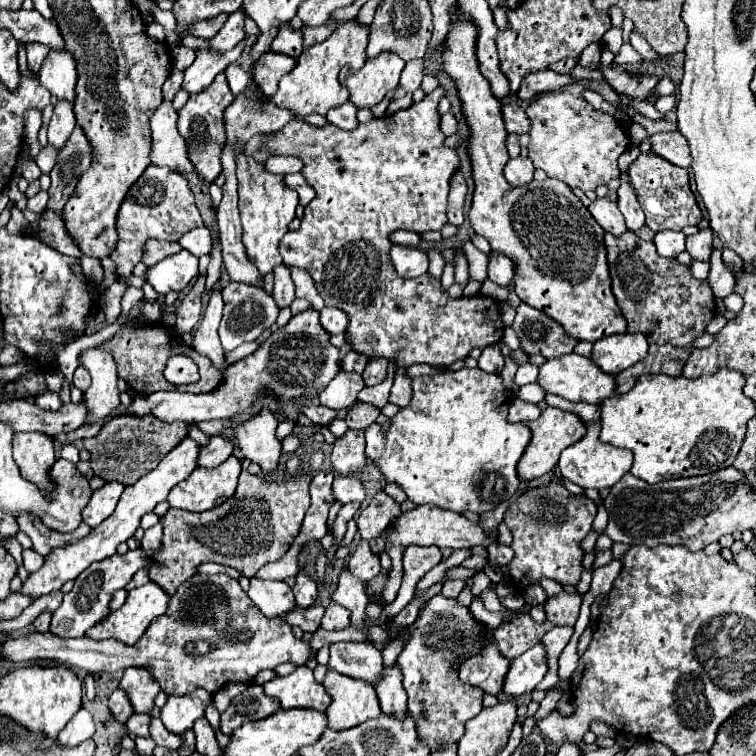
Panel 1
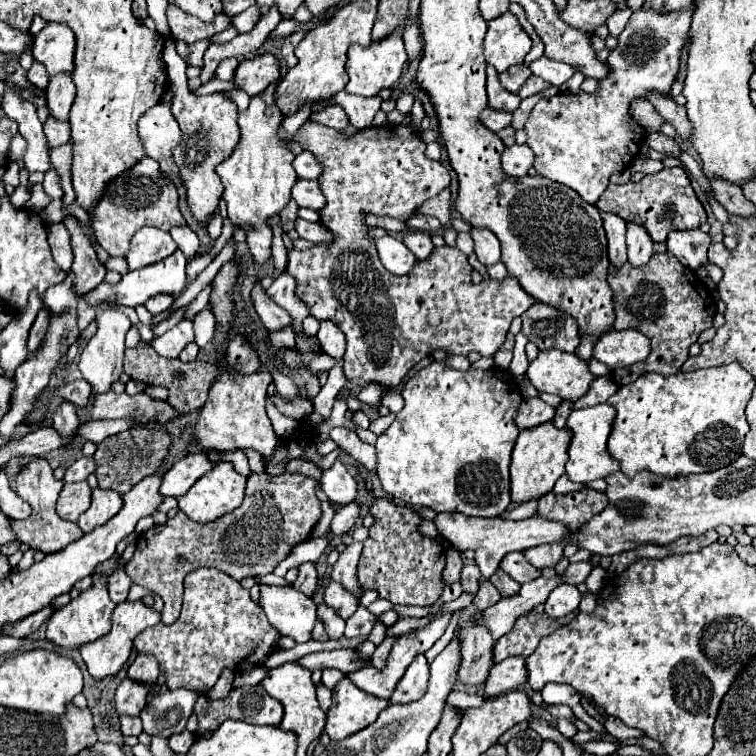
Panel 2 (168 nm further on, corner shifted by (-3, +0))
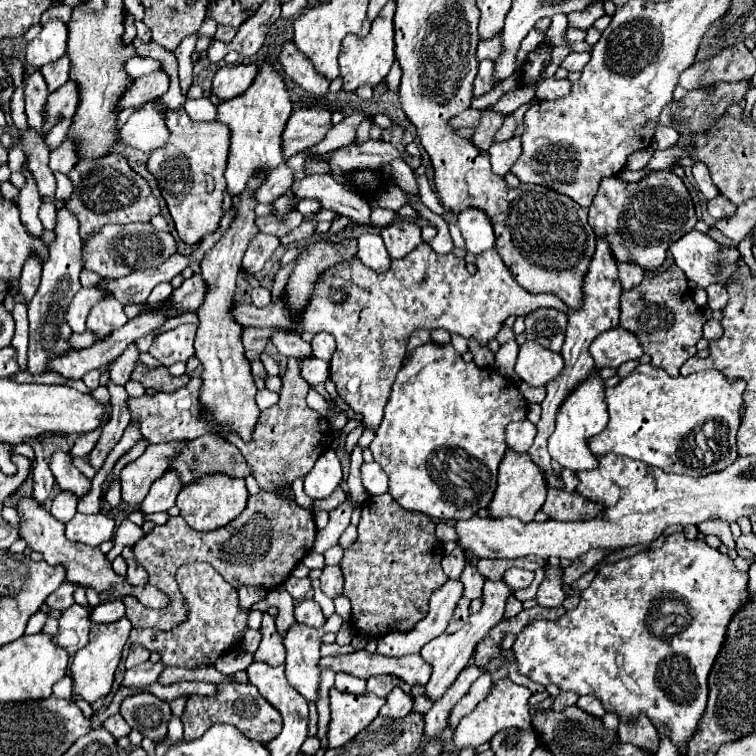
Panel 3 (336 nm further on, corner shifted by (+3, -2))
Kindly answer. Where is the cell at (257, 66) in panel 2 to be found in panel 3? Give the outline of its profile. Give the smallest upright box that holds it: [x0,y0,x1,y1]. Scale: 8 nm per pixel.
[212,64,258,100]

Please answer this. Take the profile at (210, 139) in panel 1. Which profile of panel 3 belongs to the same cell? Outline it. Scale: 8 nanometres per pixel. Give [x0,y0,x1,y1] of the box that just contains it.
[146,110,230,246]

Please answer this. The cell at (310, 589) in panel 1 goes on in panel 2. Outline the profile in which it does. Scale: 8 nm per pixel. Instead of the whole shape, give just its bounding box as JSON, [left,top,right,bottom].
[292,562,318,596]

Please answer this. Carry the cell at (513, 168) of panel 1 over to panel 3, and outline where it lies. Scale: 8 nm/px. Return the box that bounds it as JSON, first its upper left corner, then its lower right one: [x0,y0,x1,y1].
[488,136,522,176]

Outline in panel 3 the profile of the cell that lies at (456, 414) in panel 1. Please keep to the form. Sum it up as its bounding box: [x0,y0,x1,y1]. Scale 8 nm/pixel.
[370,342,526,520]

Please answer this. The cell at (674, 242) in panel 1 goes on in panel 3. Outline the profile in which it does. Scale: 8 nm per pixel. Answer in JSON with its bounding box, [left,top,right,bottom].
[670,230,740,288]

